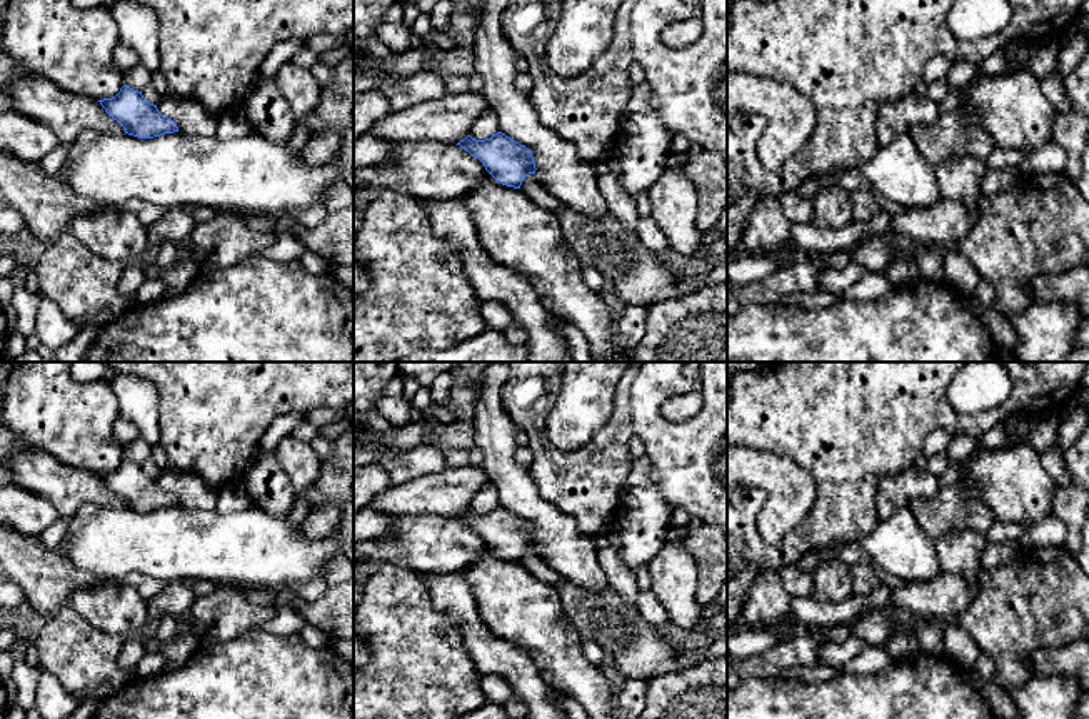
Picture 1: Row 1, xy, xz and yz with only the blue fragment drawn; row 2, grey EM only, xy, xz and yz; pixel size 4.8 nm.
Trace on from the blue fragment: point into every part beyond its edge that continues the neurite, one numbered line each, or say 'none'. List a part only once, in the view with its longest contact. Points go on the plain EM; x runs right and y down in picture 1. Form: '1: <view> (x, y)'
none

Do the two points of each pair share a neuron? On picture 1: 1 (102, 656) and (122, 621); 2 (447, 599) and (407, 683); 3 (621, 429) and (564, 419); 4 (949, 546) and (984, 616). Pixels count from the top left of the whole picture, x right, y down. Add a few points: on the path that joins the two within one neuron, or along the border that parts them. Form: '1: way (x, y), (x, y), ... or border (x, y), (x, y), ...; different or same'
1: border (79, 616), (99, 629), (125, 639); different
2: border (422, 578), (431, 603), (457, 624), (464, 644); different
3: border (616, 389), (609, 419), (584, 444), (571, 451); different
4: border (983, 569), (976, 584); different

